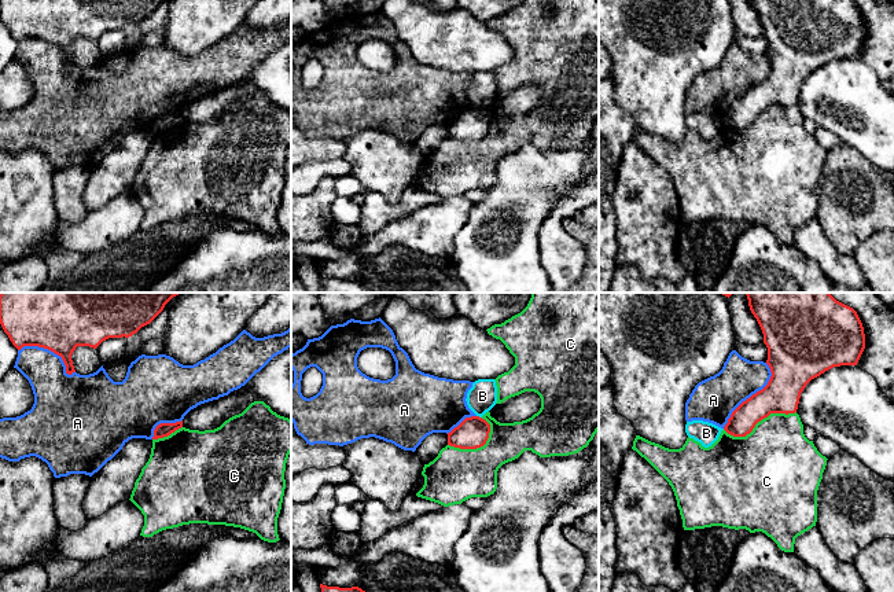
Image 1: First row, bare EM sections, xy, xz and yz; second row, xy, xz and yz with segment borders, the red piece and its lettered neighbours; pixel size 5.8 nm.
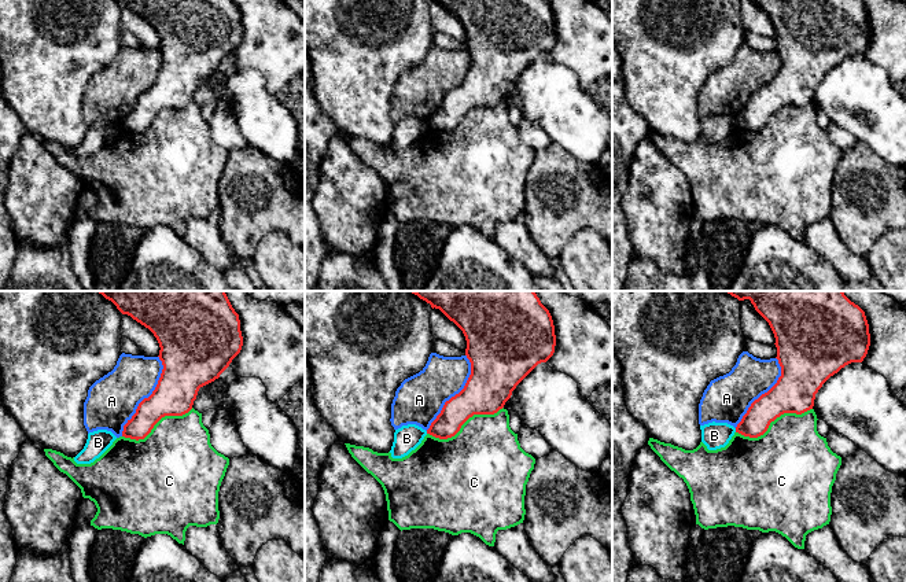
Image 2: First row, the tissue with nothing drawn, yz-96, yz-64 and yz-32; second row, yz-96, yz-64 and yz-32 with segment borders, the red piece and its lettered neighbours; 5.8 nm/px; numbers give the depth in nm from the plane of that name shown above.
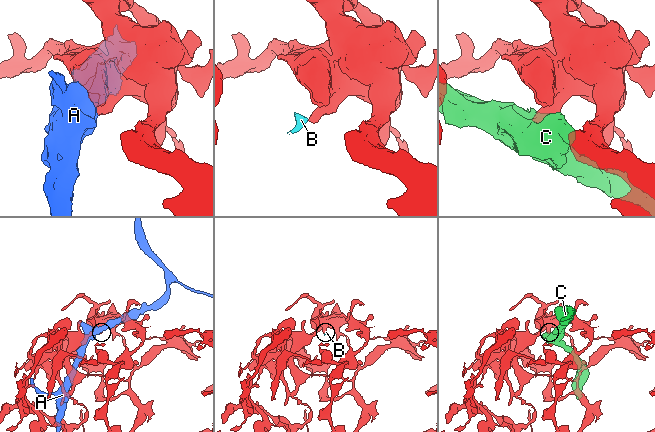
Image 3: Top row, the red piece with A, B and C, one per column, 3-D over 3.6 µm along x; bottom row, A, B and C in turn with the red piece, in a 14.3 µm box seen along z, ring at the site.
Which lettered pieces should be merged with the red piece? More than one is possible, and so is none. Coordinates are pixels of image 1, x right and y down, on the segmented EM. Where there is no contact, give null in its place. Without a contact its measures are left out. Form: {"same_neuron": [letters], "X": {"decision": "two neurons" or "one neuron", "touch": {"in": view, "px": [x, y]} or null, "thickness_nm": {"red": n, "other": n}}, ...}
{"same_neuron": [], "A": {"decision": "two neurons", "touch": {"in": "yz", "px": [753, 394]}, "thickness_nm": {"red": 220, "other": 260}}, "B": {"decision": "two neurons", "touch": {"in": "xz", "px": [478, 416]}, "thickness_nm": {"red": 180, "other": 170}}, "C": {"decision": "two neurons", "touch": {"in": "yz", "px": [758, 420]}, "thickness_nm": {"red": 220, "other": 440}}}

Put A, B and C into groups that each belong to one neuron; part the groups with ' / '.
A / B / C

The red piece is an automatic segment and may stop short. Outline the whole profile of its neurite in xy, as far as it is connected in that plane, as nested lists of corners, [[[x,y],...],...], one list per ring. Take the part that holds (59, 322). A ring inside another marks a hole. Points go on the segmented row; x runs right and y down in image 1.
[[[0,293],[0,324],[12,345],[21,350],[23,346],[38,346],[60,356],[66,374],[76,372],[71,354],[77,346],[96,349],[108,338],[129,338],[141,327],[150,324],[165,305],[180,293]]]

